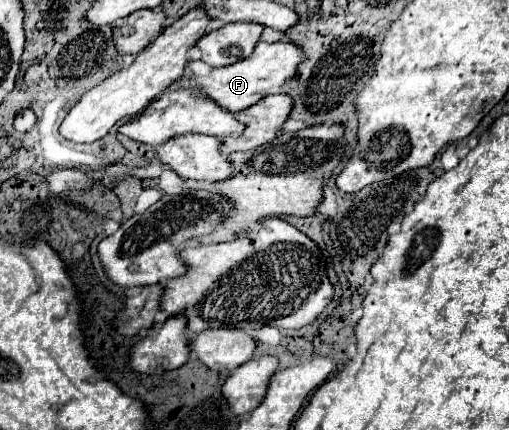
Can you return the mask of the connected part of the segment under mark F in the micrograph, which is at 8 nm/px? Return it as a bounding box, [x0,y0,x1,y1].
[187,41,303,113]

